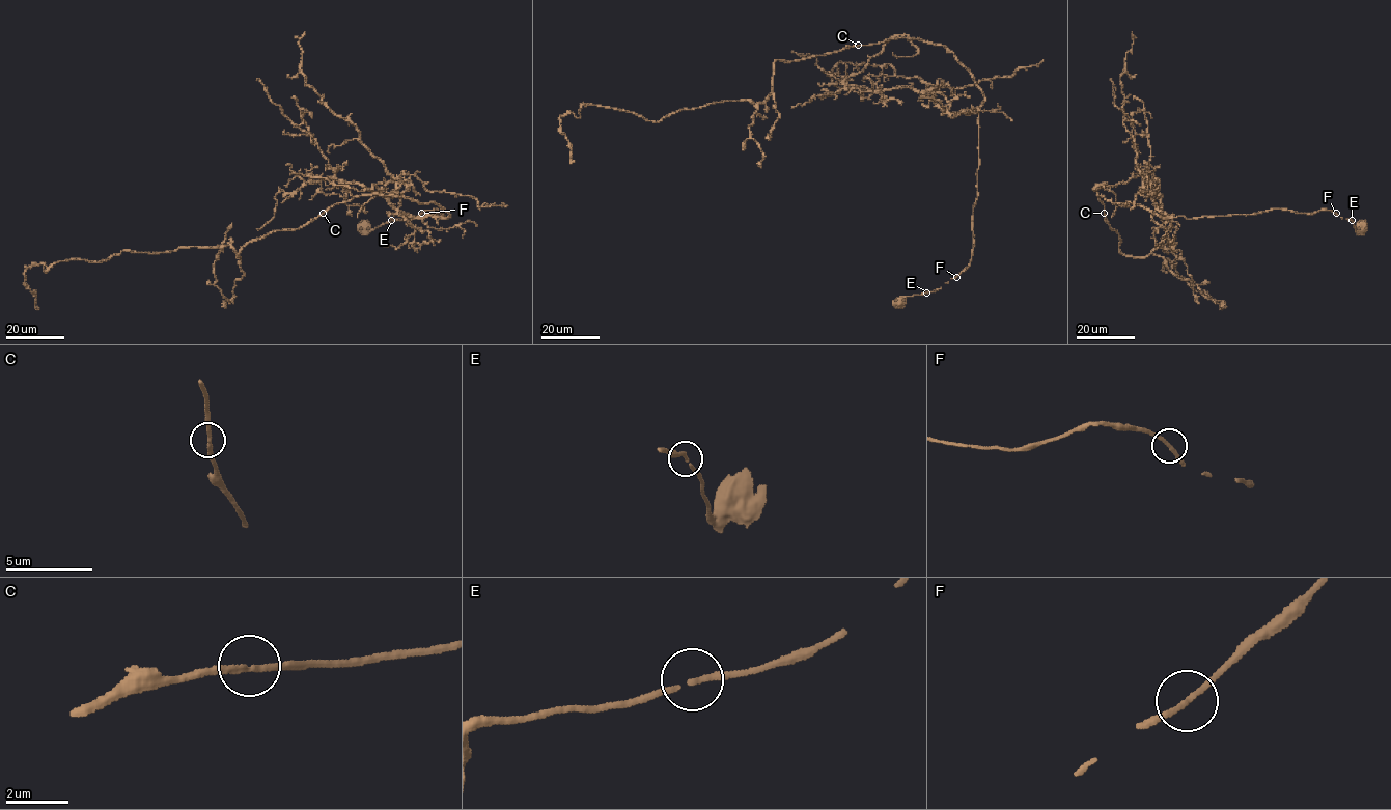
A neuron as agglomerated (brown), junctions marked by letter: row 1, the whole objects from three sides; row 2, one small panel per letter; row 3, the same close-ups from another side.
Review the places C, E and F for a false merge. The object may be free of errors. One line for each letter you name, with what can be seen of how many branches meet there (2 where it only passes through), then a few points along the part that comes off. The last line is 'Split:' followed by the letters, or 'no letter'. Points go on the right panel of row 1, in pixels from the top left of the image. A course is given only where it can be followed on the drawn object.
Split: no letter

